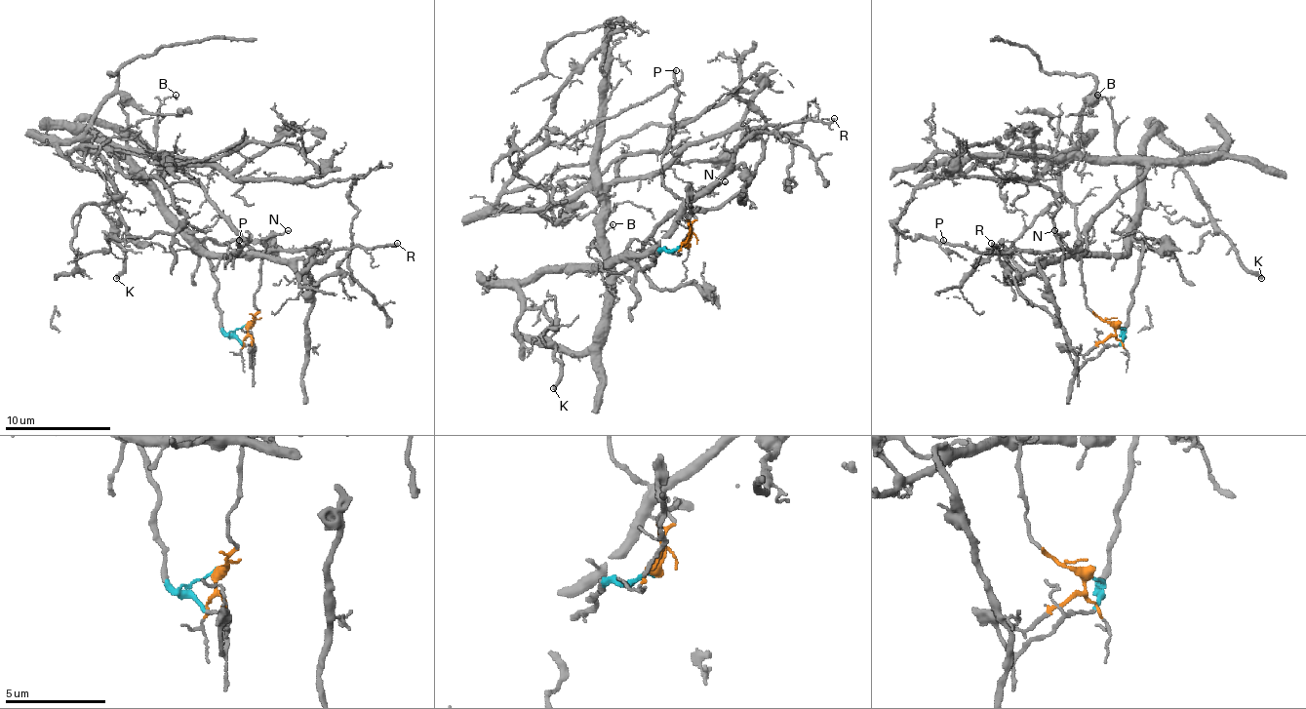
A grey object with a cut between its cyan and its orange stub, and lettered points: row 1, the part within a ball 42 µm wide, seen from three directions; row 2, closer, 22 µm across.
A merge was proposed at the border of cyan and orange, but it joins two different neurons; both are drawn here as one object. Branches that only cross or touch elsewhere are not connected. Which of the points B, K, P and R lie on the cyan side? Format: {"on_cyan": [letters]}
{"on_cyan": ["K", "P"]}

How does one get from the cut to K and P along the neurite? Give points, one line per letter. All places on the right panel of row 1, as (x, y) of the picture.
K: (1118, 324), (1126, 332), (1141, 250), (1138, 163), (1154, 134), (1180, 155), (1209, 218), (1236, 257), (1262, 279)
P: (1118, 324), (1126, 332), (1141, 245), (1028, 265), (1017, 255), (983, 255), (943, 239)

